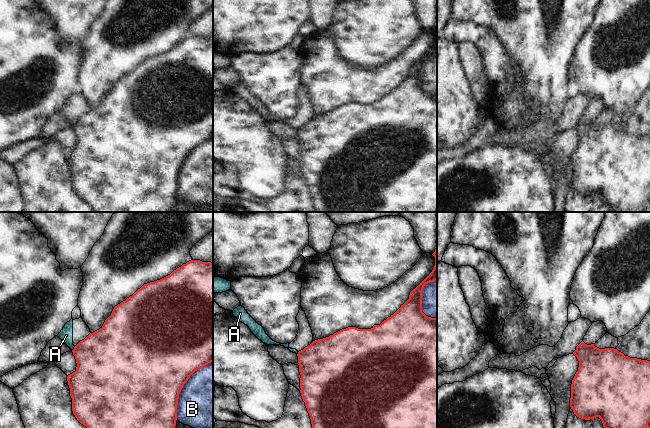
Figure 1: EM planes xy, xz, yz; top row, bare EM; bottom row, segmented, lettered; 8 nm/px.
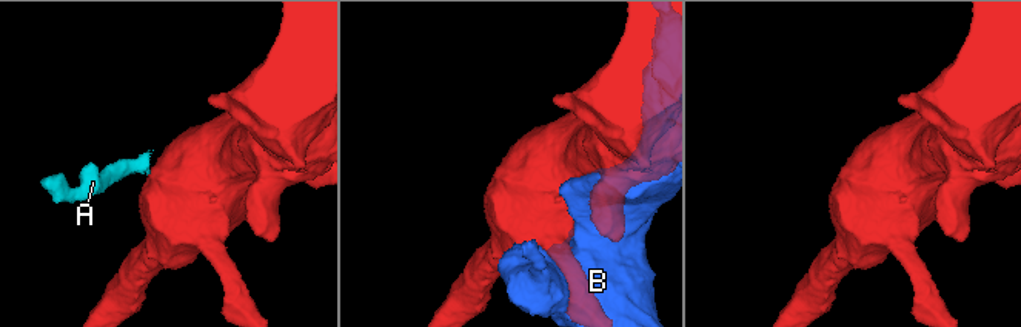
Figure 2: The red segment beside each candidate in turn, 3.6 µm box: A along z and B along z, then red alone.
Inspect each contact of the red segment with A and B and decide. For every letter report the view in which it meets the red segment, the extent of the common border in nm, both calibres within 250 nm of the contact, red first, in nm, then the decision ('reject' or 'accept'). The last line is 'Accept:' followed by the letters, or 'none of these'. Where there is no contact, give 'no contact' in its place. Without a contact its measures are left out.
A: xy | 50 nm | 440/110 nm | reject
B: xy | 550 nm | 500/480 nm | reject
Accept: none of these

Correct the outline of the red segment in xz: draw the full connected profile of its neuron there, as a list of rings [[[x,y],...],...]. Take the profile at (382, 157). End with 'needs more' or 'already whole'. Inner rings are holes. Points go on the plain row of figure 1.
[[[437,24],[432,31],[435,33],[432,48],[410,68],[409,75],[380,101],[374,101],[371,105],[348,103],[329,113],[315,116],[298,128],[300,169],[317,212],[437,212],[437,94],[428,93],[422,88],[423,64],[437,56]]] | already whole

